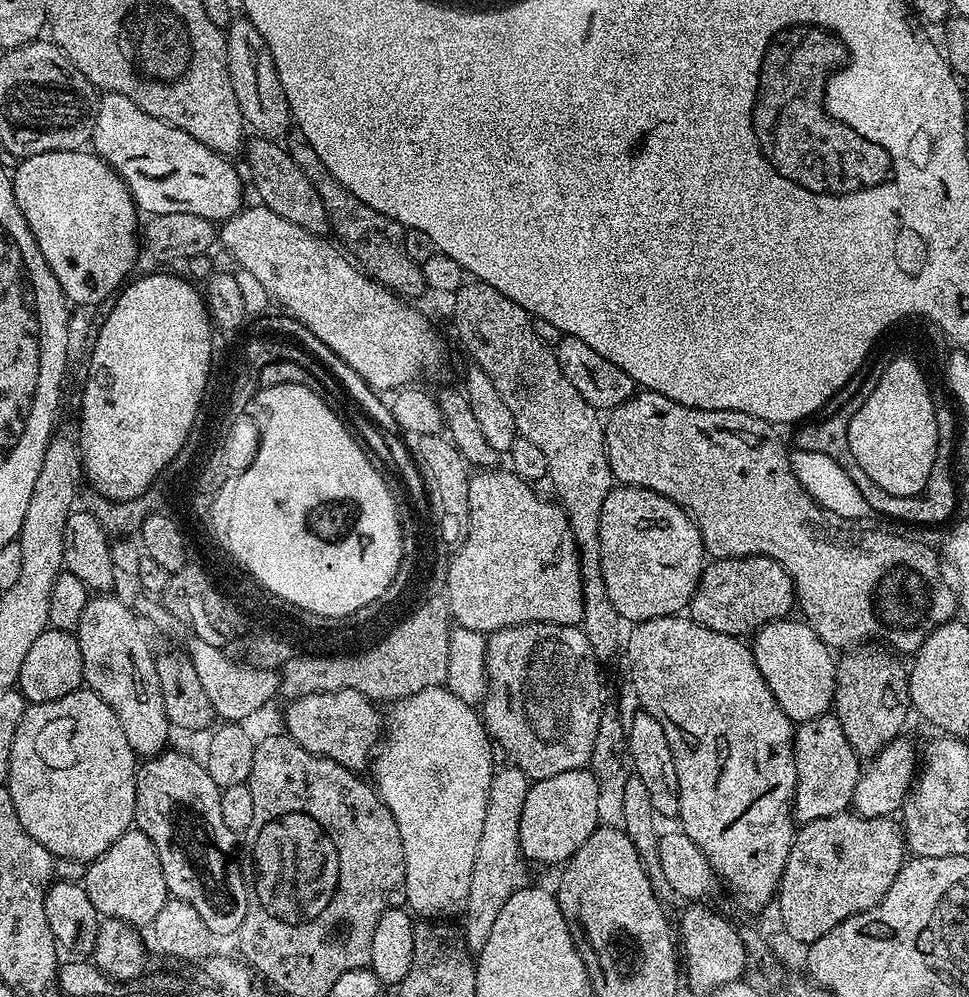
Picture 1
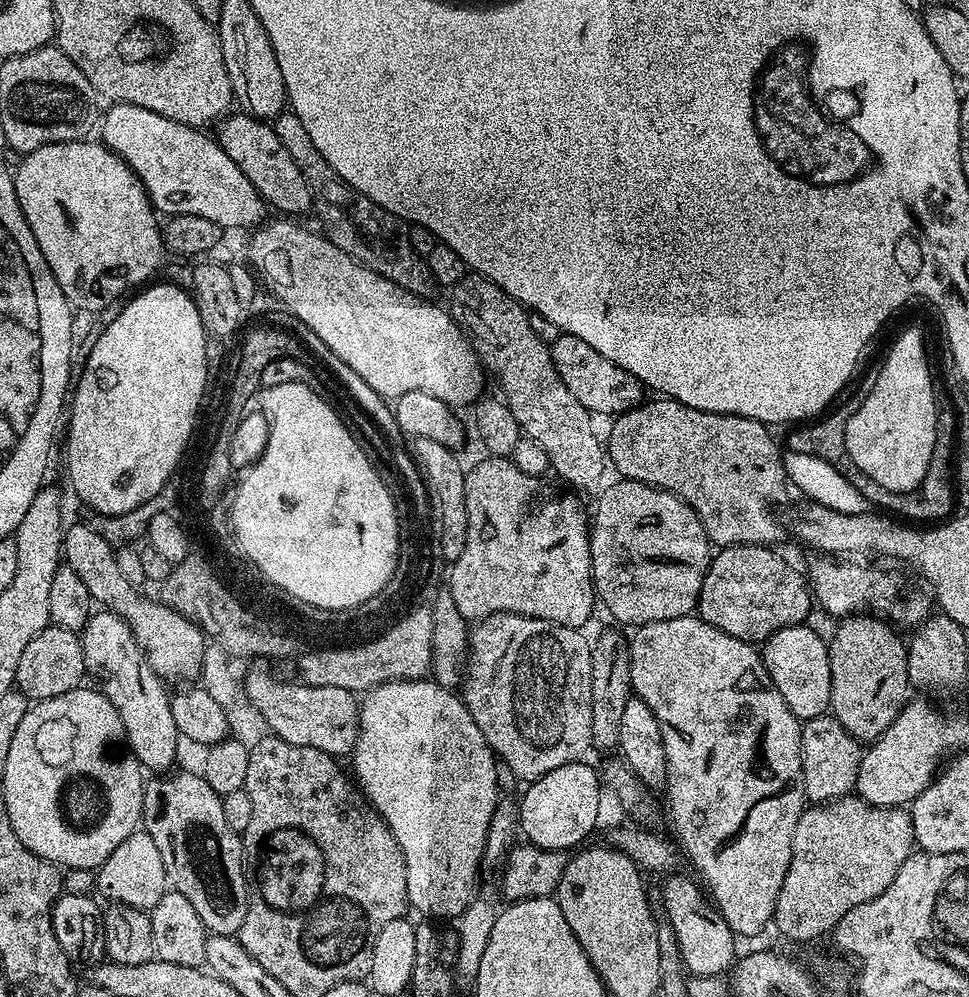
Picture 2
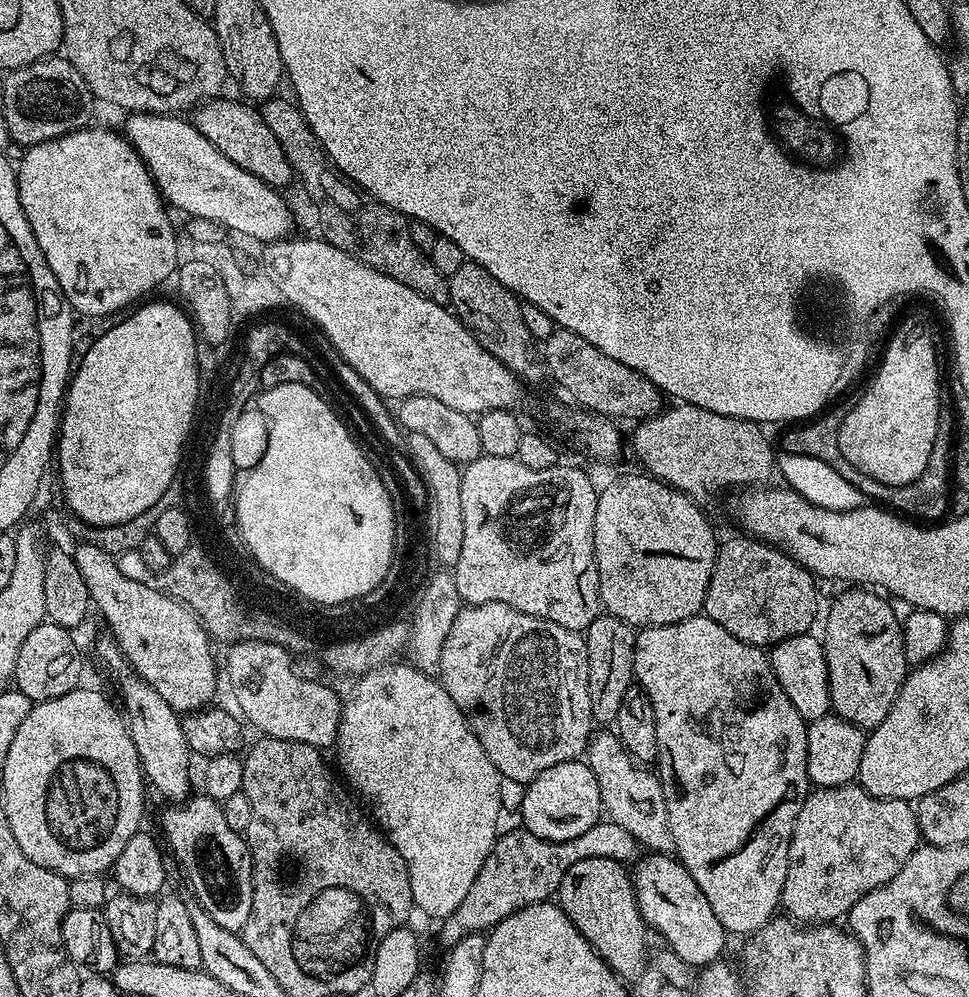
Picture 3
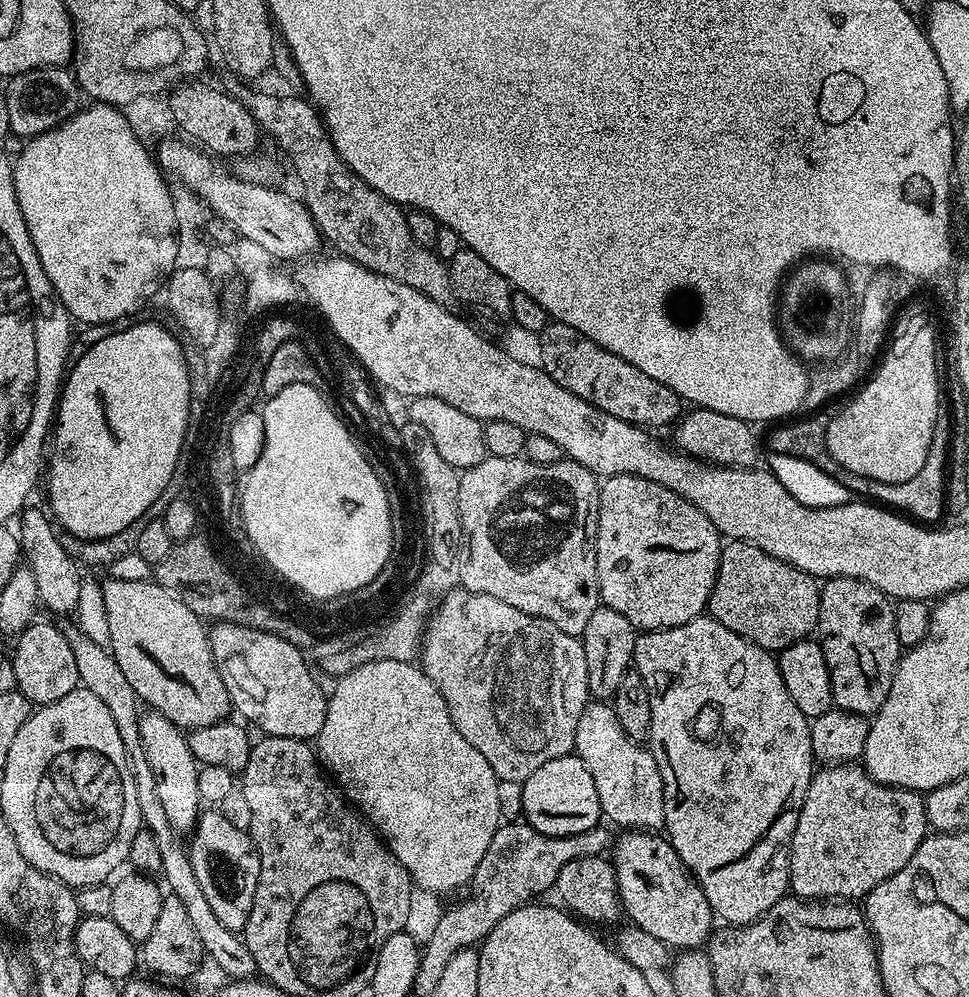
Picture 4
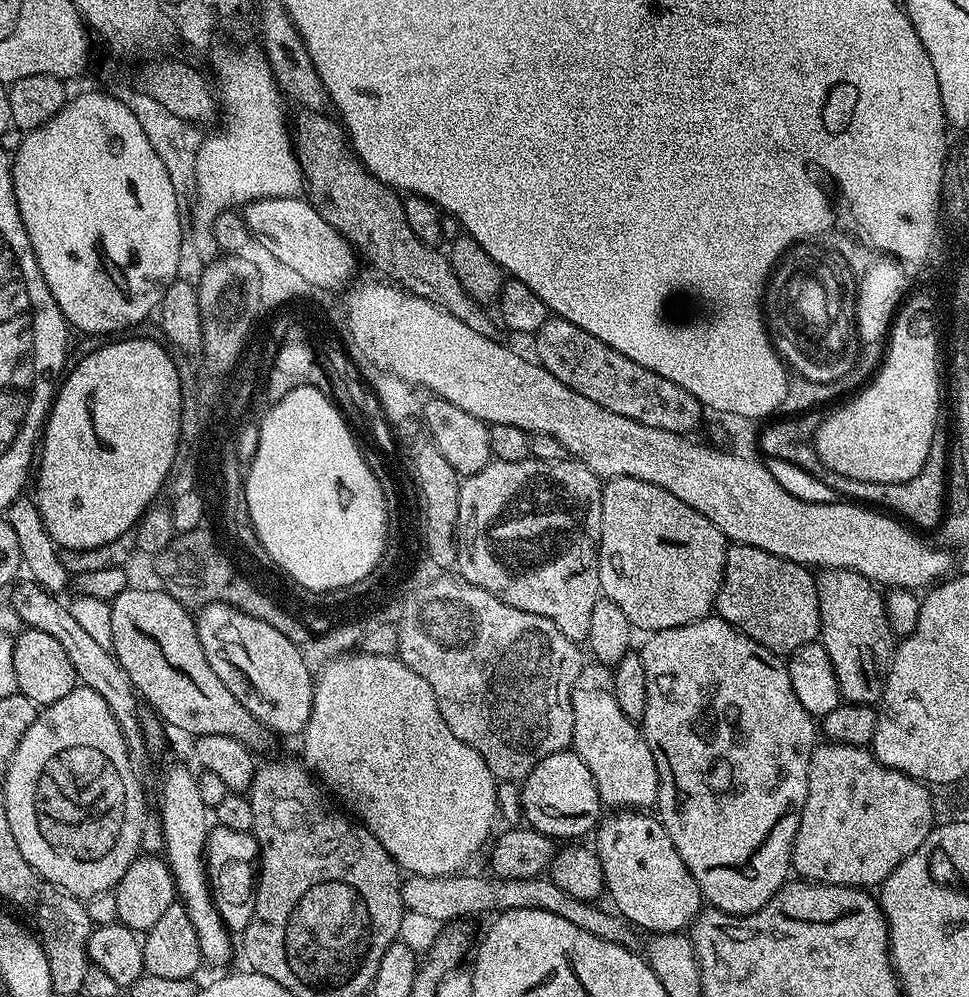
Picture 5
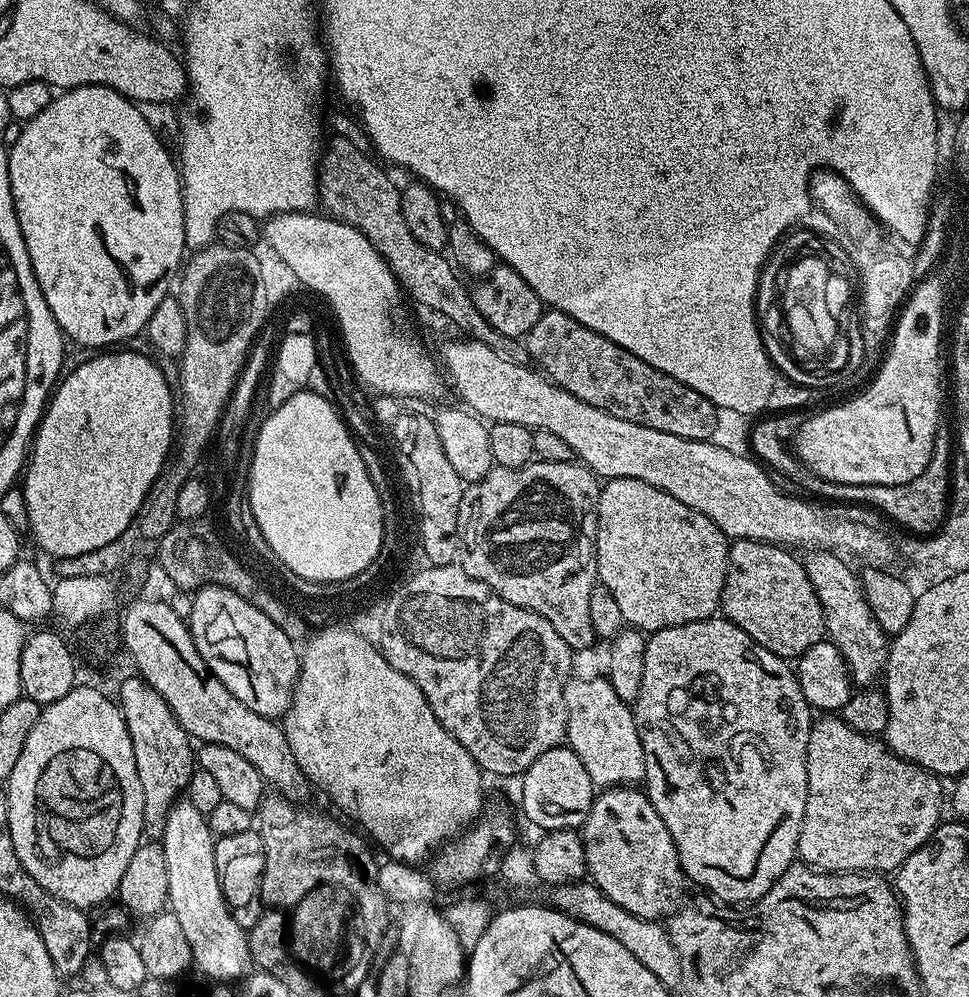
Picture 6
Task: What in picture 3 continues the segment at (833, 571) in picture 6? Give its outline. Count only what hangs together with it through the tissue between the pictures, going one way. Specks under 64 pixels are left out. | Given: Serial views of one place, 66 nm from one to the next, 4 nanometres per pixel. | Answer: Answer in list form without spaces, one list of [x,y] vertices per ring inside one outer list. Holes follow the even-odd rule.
[[[864,586],[845,588],[828,608],[820,640],[828,670],[831,711],[859,728],[871,730],[889,713],[908,673],[903,625],[879,591]]]

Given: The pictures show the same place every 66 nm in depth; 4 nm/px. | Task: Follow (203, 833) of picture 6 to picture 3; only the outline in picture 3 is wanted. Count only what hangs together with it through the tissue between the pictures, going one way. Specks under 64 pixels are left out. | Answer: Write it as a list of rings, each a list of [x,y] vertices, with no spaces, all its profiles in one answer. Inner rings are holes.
[[[111,638],[100,640],[96,644],[100,660],[116,675],[120,683],[120,700],[123,715],[126,717],[128,733],[134,742],[134,750],[140,759],[140,771],[147,783],[152,784],[168,799],[168,802],[183,802],[189,799],[192,788],[192,776],[188,773],[190,753],[186,746],[186,734],[182,734],[182,716],[175,712],[146,681],[137,676],[125,660],[120,647]]]

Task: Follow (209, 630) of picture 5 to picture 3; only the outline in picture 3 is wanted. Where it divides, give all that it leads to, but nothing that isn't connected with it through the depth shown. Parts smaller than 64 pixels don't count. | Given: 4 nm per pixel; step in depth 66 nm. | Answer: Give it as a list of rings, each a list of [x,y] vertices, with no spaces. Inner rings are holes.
[[[238,640],[228,652],[228,680],[232,683],[232,692],[236,695],[236,704],[240,707],[239,715],[249,720],[264,736],[273,736],[294,742],[306,742],[310,746],[324,750],[336,743],[336,731],[340,725],[342,696],[332,688],[319,684],[316,680],[307,680],[296,673],[292,665],[293,653],[282,646],[265,640]]]

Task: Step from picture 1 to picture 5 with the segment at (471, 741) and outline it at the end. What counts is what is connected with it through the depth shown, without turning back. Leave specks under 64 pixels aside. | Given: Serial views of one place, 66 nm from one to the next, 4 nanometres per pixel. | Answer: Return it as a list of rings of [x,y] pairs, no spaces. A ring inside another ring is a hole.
[[[353,652],[353,656],[340,654],[344,656],[326,661],[324,669],[315,673],[312,713],[302,733],[303,759],[329,789],[332,787],[340,795],[339,803],[382,842],[405,873],[414,876],[463,873],[484,839],[493,835],[498,781],[490,766],[482,762],[482,754],[466,746],[462,738],[454,738],[450,726],[442,722],[438,702],[434,702],[434,690],[430,690],[419,674],[414,674],[395,655]]]

